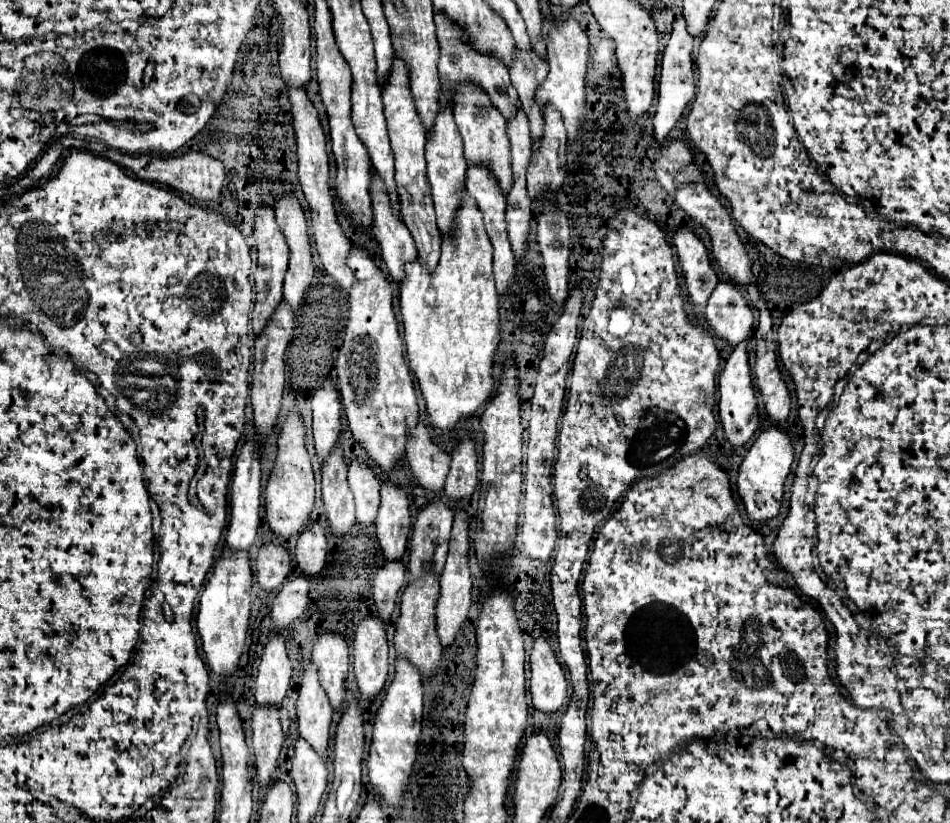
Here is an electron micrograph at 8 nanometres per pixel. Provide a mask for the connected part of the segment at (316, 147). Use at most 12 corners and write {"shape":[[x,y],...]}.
{"shape":[[289,91],[299,183],[321,265],[343,291],[357,279],[337,223],[317,109]]}

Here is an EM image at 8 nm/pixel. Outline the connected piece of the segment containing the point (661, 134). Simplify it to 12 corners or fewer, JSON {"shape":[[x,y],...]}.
{"shape":[[675,19],[653,117],[659,145],[695,97],[693,37]]}

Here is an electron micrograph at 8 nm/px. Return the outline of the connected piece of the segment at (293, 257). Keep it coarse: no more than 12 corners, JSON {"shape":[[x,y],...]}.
{"shape":[[285,197],[275,219],[289,247],[283,301],[295,313],[311,285],[307,223],[299,201]]}

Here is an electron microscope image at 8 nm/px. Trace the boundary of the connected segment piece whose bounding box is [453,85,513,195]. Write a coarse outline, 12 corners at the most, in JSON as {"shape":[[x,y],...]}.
{"shape":[[473,85],[455,97],[465,161],[513,185],[507,121]]}

